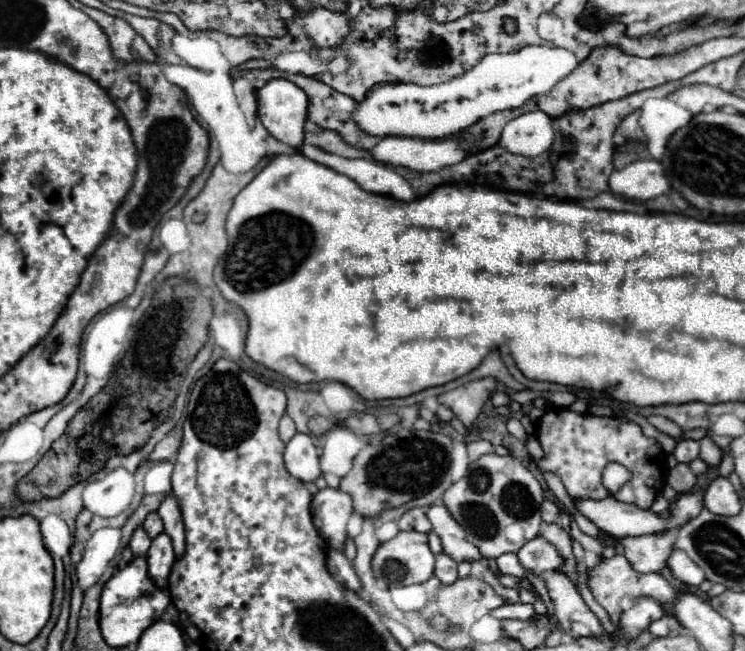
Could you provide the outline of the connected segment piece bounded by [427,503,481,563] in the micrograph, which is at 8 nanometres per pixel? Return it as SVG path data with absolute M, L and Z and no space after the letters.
M443 503L431 505L427 509L427 517L433 525L433 531L441 539L441 547L445 555L449 555L457 563L481 559L481 553L477 551L477 547L473 547L473 543L465 539L465 531L461 531L461 525L449 515L449 511L445 511Z

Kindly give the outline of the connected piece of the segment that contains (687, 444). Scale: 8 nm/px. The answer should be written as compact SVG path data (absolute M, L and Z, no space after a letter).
M691 439L681 441L681 443L677 443L677 449L675 449L673 455L675 455L675 459L679 463L687 463L689 465L693 459L699 457L699 443L691 441Z

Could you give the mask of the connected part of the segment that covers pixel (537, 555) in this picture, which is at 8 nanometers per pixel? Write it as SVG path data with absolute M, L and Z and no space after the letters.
M537 537L529 543L525 543L519 549L517 557L519 557L519 563L535 575L551 573L551 571L555 571L557 567L561 567L565 563L561 553L543 537Z

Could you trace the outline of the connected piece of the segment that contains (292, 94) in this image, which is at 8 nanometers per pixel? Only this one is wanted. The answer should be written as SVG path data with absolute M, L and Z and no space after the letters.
M273 79L265 83L263 89L257 91L257 113L263 127L269 131L271 137L293 147L295 151L303 145L303 137L305 137L303 125L307 119L307 105L309 101L307 101L305 91L301 91L297 85L289 83L287 79Z

